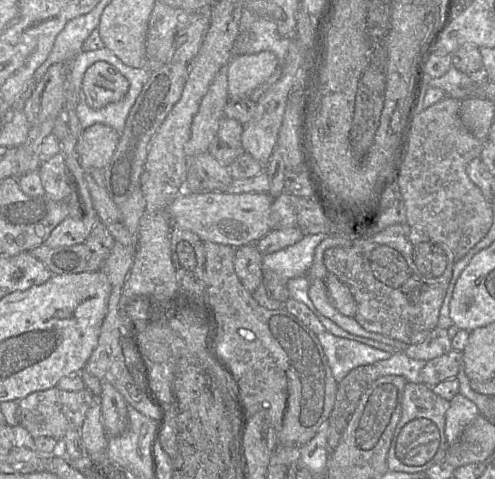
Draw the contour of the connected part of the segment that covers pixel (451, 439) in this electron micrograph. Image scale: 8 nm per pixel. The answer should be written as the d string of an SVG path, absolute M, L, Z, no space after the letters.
M460 393L456 394L450 400L450 406L446 412L445 438L448 446L455 444L465 427L479 415L479 409L474 402Z

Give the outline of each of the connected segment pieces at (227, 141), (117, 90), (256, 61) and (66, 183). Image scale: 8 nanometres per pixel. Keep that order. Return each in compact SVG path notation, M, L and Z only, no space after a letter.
M223 117L208 152L223 166L229 167L244 153L241 137L243 125L235 119Z
M100 61L90 66L84 76L84 101L93 109L101 109L125 97L129 81L113 65Z
M270 51L234 56L228 64L228 100L240 100L265 83L278 66L276 55Z
M63 153L41 164L38 171L45 195L57 202L67 202L72 193L70 178Z

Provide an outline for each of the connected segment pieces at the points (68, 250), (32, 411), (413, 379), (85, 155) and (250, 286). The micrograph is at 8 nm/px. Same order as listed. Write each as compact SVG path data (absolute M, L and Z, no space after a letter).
M98 222L82 243L56 248L42 244L23 252L40 260L53 275L76 274L99 271L115 242L107 227Z
M87 364L78 374L86 387L82 391L72 392L54 387L32 393L19 401L21 425L34 440L40 437L51 437L60 442L67 431L80 431L93 400L101 394L101 381L87 371Z
M397 351L392 353L386 360L378 361L374 364L379 372L379 378L387 375L398 375L410 383L422 383L422 369L427 361L412 359L404 353Z
M105 124L83 130L77 151L85 169L103 169L111 160L119 142L119 133Z
M255 244L235 249L234 270L240 282L250 293L262 284L262 255Z

